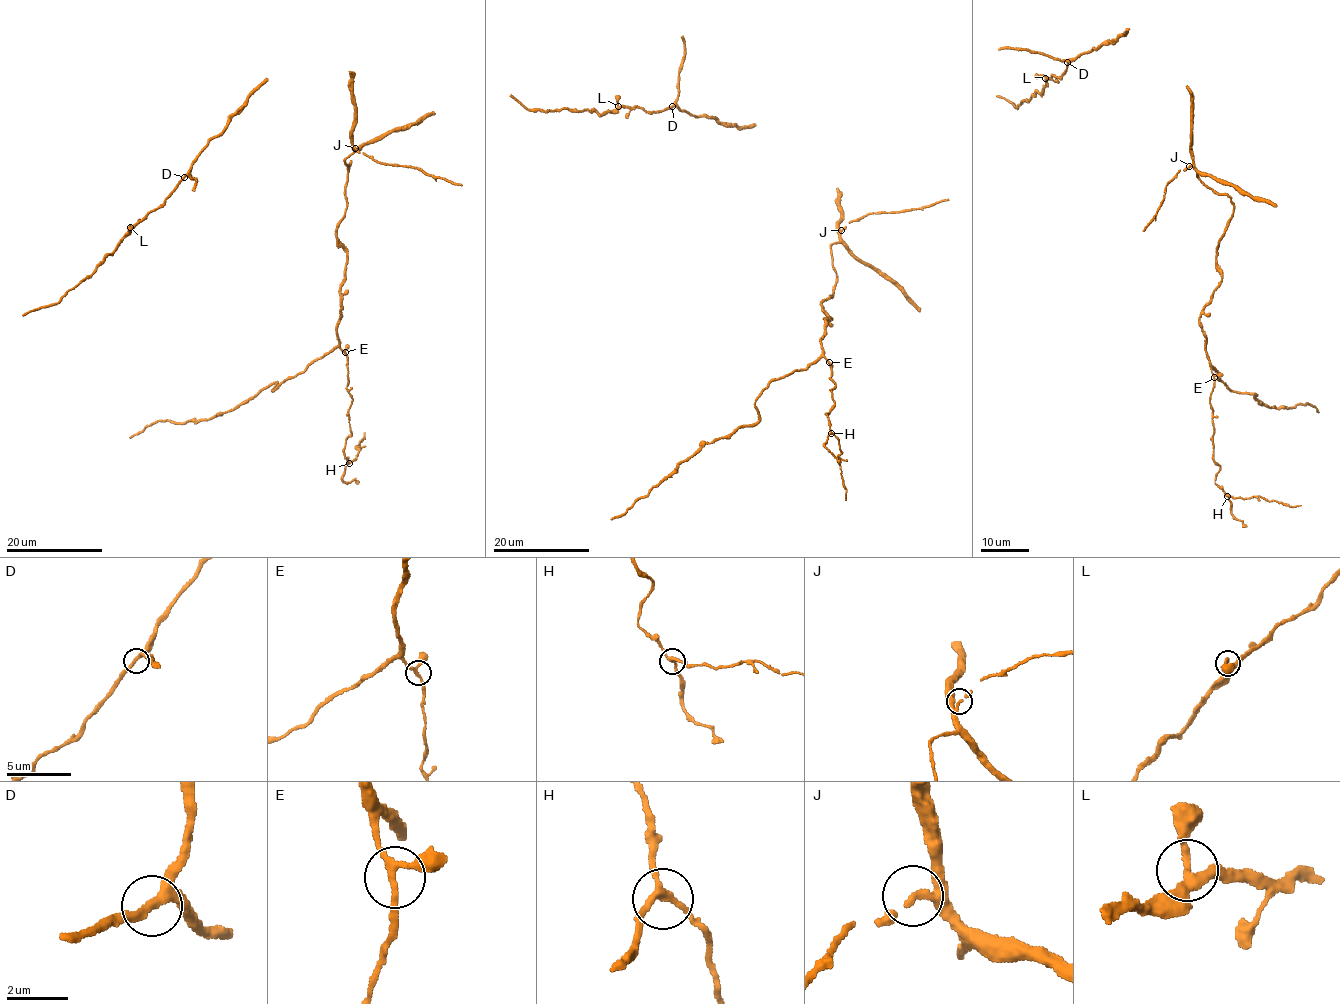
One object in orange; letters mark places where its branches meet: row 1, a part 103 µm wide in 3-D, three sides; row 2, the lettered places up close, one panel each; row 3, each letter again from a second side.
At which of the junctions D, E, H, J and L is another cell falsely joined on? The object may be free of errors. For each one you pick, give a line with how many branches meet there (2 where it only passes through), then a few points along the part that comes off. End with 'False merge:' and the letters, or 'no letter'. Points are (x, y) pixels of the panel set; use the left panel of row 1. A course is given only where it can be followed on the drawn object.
False merge: no letter

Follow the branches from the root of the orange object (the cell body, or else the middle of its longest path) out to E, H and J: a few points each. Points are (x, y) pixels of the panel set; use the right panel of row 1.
E: (1201, 180), (1225, 193), (1233, 205), (1217, 249), (1215, 267), (1221, 280), (1200, 315), (1206, 356), (1214, 377)
H: (1201, 180), (1233, 205), (1217, 249), (1221, 280), (1200, 315), (1214, 378), (1214, 482), (1227, 496)
J: (1201, 180), (1197, 171), (1189, 165)

